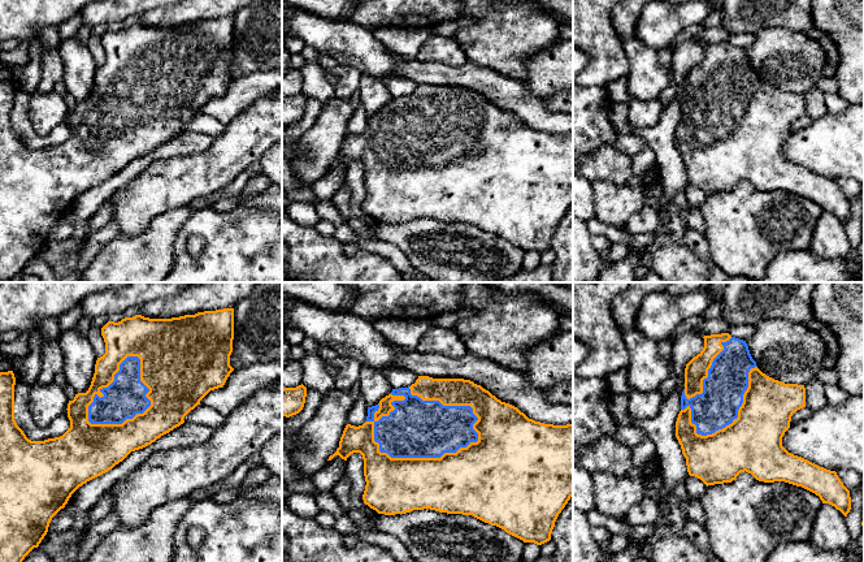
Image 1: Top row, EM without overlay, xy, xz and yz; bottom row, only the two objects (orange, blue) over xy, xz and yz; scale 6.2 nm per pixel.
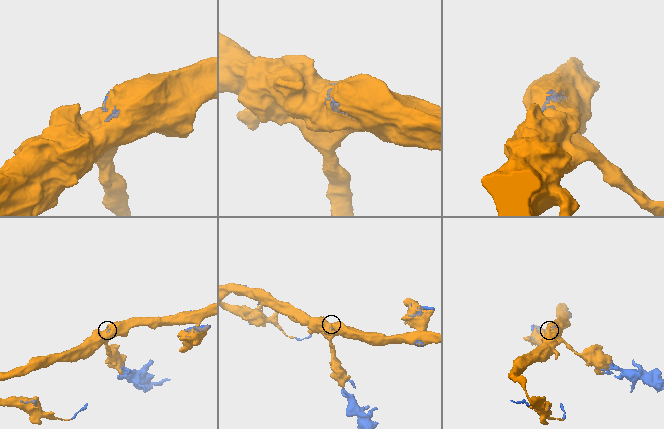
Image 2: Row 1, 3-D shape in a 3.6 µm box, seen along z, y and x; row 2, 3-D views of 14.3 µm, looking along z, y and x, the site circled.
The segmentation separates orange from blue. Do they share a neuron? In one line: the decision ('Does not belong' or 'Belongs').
Belongs

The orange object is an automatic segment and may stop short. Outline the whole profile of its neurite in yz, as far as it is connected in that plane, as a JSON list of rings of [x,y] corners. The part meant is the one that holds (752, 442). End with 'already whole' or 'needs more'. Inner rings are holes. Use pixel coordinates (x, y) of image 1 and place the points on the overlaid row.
[[[729,333],[703,338],[703,350],[685,368],[685,389],[676,422],[676,437],[689,475],[708,487],[731,483],[746,471],[759,481],[802,487],[847,516],[851,510],[850,490],[837,472],[794,455],[782,446],[793,414],[806,407],[804,385],[785,384],[763,373],[743,340]]] | needs more

